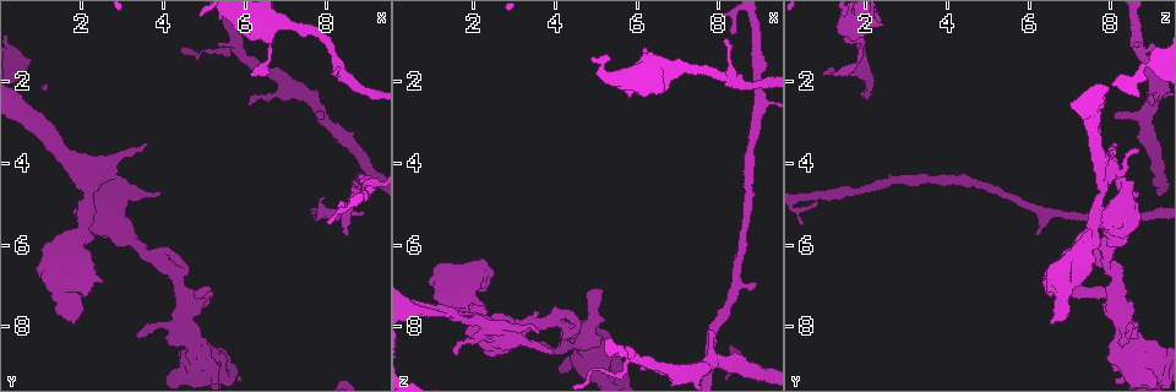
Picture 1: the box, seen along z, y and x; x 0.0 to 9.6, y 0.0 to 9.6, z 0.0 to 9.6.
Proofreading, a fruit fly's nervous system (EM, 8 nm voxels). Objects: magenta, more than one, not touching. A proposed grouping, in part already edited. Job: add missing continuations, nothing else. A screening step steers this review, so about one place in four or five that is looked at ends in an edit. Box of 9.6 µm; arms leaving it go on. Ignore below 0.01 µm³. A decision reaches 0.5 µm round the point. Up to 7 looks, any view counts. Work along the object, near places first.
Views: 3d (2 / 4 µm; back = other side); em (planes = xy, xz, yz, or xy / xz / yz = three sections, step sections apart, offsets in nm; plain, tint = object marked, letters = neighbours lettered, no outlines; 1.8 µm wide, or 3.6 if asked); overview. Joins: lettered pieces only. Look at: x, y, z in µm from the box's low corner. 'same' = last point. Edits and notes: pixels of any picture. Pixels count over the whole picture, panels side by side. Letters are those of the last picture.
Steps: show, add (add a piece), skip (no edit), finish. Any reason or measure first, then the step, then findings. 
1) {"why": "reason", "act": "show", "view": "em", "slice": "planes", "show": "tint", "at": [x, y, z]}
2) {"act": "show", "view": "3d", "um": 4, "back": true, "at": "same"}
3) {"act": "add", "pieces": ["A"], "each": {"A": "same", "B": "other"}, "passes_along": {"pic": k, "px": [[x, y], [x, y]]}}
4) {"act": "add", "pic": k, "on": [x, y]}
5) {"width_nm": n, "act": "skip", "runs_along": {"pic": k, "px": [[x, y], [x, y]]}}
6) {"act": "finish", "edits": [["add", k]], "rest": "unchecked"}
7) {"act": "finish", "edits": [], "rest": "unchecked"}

{"why": "closes a loop", "act": "show", "view": "3d", "um": 4, "at": [2.40, 4.15, 8.15]}

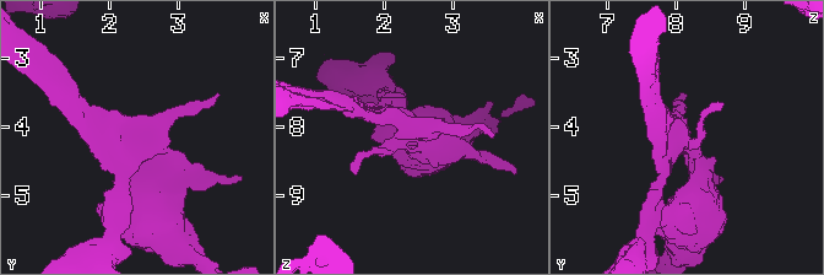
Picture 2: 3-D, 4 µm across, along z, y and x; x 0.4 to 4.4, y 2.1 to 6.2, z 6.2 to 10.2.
{"why": "need the tissue", "act": "show", "view": "em", "slice": "planes", "show": "tint", "at": [2.45, 4.10, 8.10]}

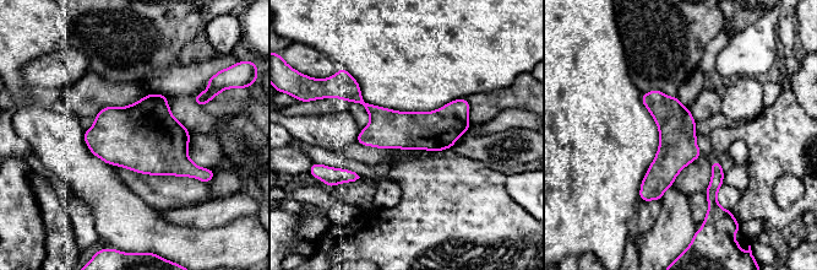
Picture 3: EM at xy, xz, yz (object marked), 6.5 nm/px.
{"why": "what lies round it", "act": "show", "view": "em", "slice": "planes", "show": "letters", "at": "same"}

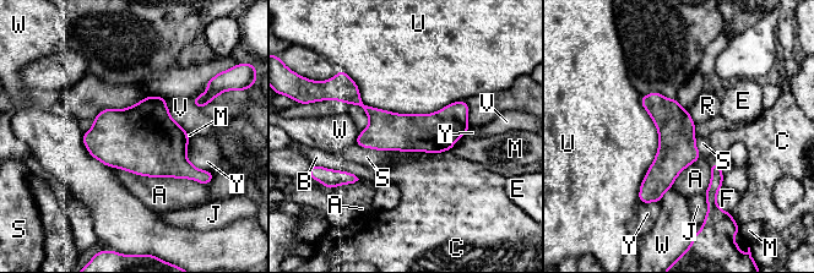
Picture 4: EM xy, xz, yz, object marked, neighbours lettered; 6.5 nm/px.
{"width_nm": 260, "act": "skip", "each": {"A": "other", "B": "other", "C": "other", "E": "other", "F": "other", "J": "other", "M": "other", "R": "other", "S": "other", "U": "other", "V": "other", "W": "other", "Y": "other"}, "runs_along": {"pic": 4, "px": [[343, 98], [386, 126], [465, 126]]}, "found": "none of them fits"}

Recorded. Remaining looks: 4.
{"why": "branch stops here", "act": "show", "view": "3d", "um": 2, "at": [7.75, 2.85, 8.15]}

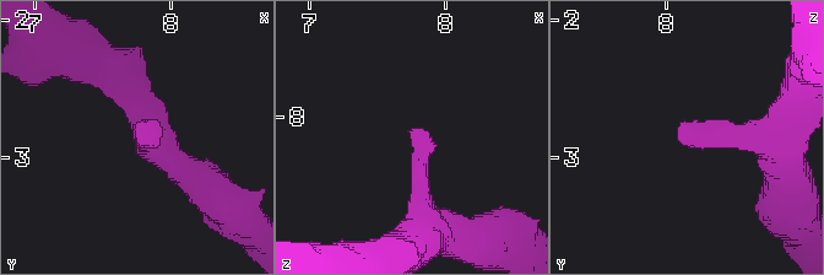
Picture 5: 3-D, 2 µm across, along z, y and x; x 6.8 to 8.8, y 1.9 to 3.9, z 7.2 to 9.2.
{"act": "show", "view": "em", "slice": "xy", "step": 8, "show": "letters", "at": [7.76, 2.80, 8.08]}

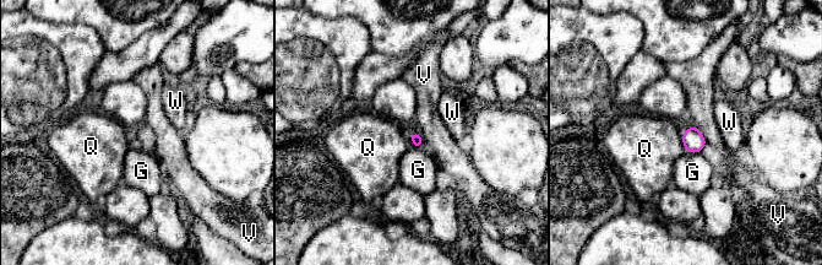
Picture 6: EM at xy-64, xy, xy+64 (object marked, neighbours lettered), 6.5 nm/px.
{"act": "skip", "each": {"G": "other", "Q": "other", "V": "other", "W": "other"}, "found": "none of them fits"}

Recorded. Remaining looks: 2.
{"why": "sharp bend", "act": "show", "view": "em", "um": 3.6, "slice": "planes", "show": "letters", "at": [4.65, 8.95, 8.90]}

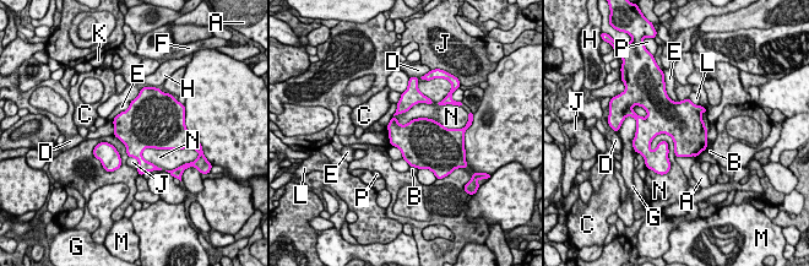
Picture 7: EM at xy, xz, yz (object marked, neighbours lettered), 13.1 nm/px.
{"width_nm": 500, "act": "skip", "each": {"A": "other", "B": "other", "C": "other", "D": "other", "E": "other", "F": "other", "G": "other", "H": "other", "J": "other", "K": "other", "L": "other", "M": "other", "N": "other", "P": "other"}, "border": {"pic": 7, "px": [[660, 132], [663, 174]]}, "found": "no lettered piece goes on from it"}

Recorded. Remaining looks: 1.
{"act": "finish", "edits": [], "rest": "unchecked"}

